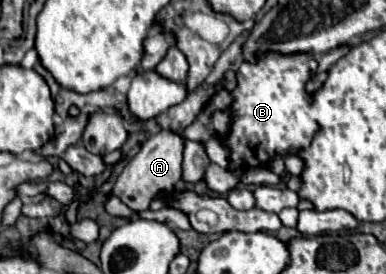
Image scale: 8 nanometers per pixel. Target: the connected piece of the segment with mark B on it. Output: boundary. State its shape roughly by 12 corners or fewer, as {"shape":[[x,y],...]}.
{"shape":[[312,55],[242,63],[234,167],[310,145]]}

